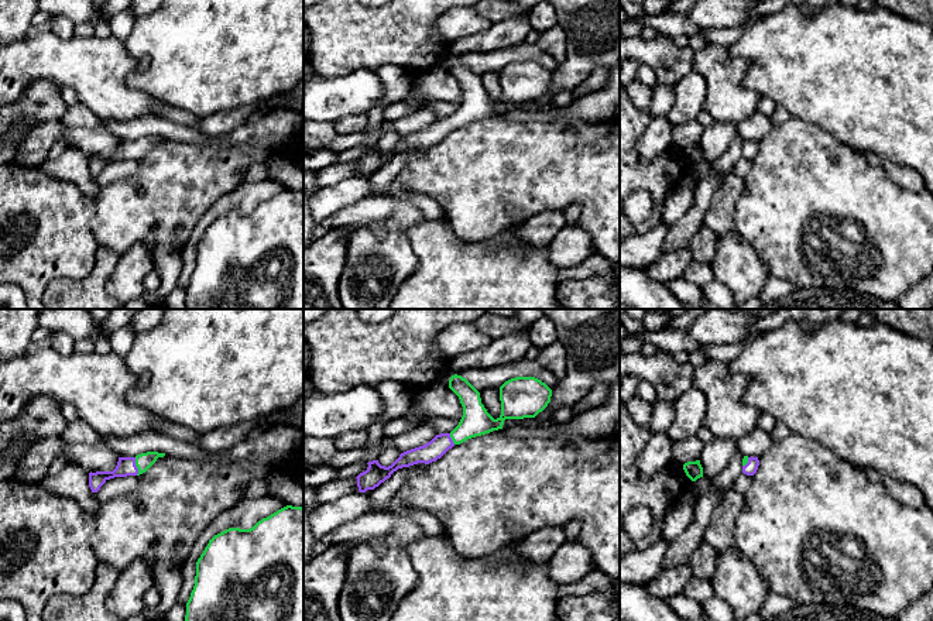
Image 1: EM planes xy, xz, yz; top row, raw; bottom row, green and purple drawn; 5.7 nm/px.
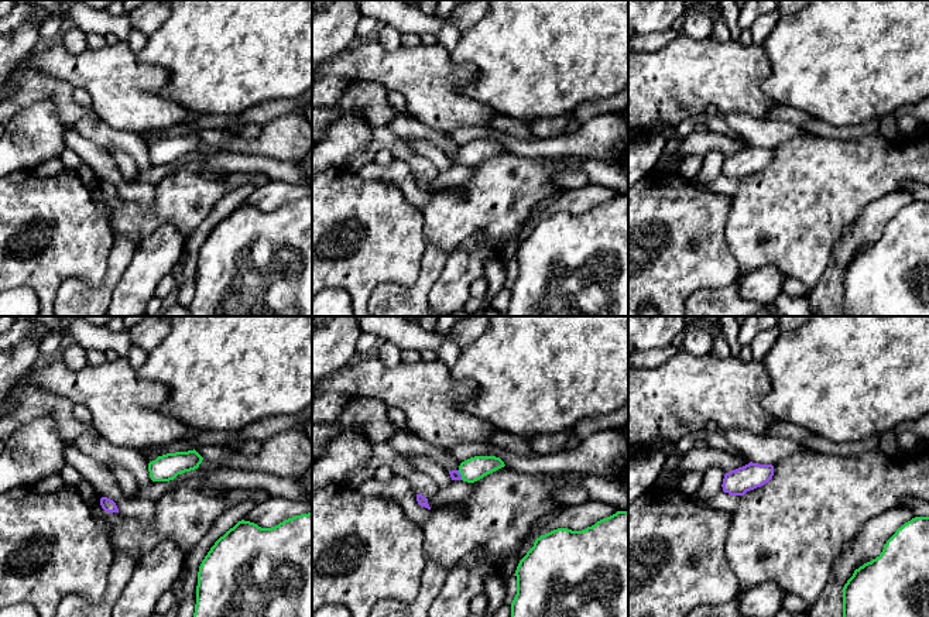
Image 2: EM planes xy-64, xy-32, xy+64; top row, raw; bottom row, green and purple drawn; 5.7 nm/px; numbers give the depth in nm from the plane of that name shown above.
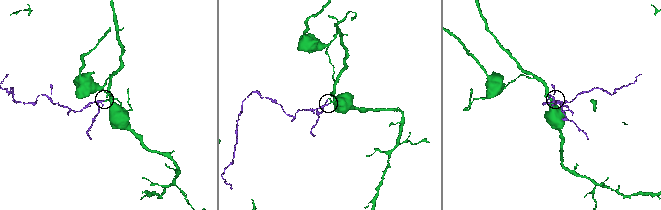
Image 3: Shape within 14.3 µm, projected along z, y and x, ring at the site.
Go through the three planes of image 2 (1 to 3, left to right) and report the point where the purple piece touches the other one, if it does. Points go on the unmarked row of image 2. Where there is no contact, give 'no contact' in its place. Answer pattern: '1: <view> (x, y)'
1: no contact
2: xy-32 (460, 157)
3: no contact

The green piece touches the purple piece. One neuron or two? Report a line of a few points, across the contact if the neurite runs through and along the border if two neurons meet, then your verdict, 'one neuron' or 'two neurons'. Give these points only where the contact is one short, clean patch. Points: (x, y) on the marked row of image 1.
line xy (144, 460), (136, 465), (126, 466); one neuron

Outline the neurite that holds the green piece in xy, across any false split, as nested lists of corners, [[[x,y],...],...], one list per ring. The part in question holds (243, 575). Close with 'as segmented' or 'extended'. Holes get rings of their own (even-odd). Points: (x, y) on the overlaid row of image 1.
[[[287,505],[250,529],[215,535],[196,562],[185,621],[303,621],[303,508]]]; as segmented

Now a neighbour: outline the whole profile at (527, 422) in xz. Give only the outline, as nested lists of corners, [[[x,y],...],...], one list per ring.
[[[536,418],[505,419],[502,429],[511,428],[511,426],[542,428],[542,426],[553,426],[553,425],[559,425],[553,418],[548,418],[543,421],[539,421]]]

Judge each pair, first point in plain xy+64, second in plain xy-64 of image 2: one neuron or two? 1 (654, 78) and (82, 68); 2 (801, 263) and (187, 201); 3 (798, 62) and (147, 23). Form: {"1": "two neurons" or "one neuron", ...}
{"1": "one neuron", "2": "one neuron", "3": "two neurons"}

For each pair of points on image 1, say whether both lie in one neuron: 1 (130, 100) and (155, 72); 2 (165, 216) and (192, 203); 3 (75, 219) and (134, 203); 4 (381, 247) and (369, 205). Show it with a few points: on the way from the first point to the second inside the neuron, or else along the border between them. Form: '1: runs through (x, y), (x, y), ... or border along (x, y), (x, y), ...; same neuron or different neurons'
1: border along (131, 57), (141, 65), (126, 83), (158, 102); different neurons
2: runs through (172, 209), (178, 203), (185, 203); same neuron
3: border along (93, 199), (95, 209), (91, 229), (99, 246); different neurons
4: runs through (371, 237), (369, 215); same neuron

